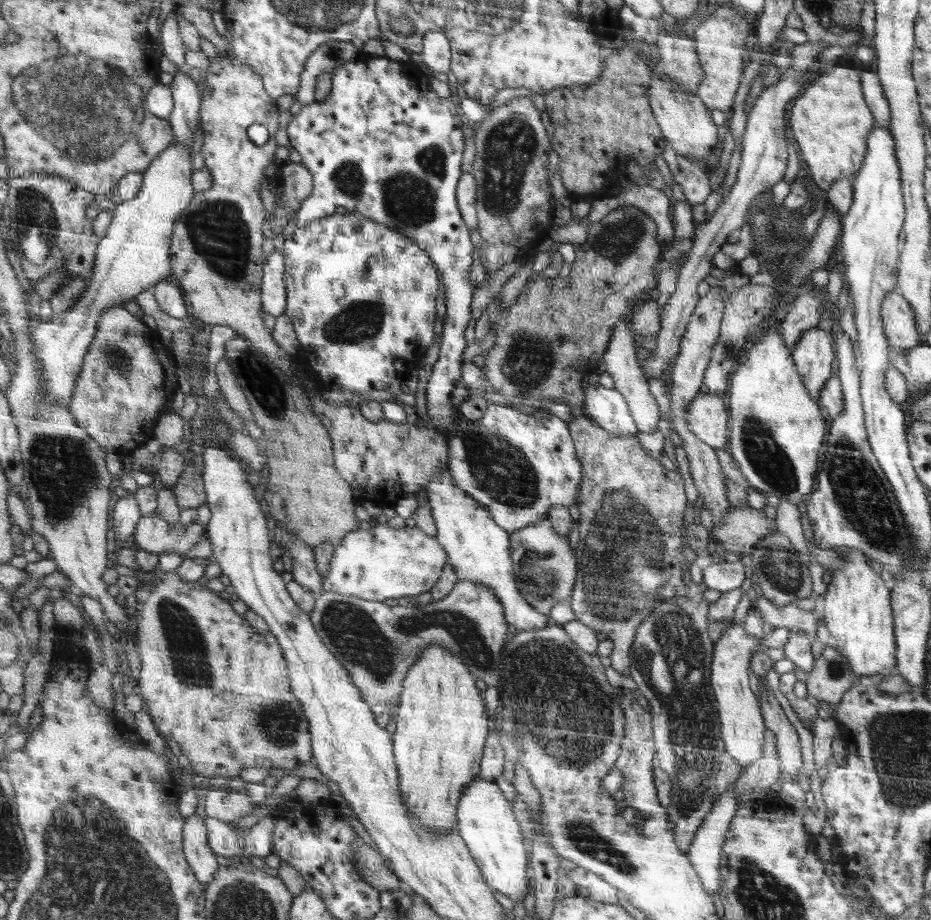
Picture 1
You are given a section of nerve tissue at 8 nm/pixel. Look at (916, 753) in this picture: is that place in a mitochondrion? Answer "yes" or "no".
yes

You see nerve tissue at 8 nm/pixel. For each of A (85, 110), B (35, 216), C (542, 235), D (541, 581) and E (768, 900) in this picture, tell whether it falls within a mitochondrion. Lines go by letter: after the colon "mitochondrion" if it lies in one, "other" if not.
A: mitochondrion
B: mitochondrion
C: other
D: mitochondrion
E: mitochondrion

